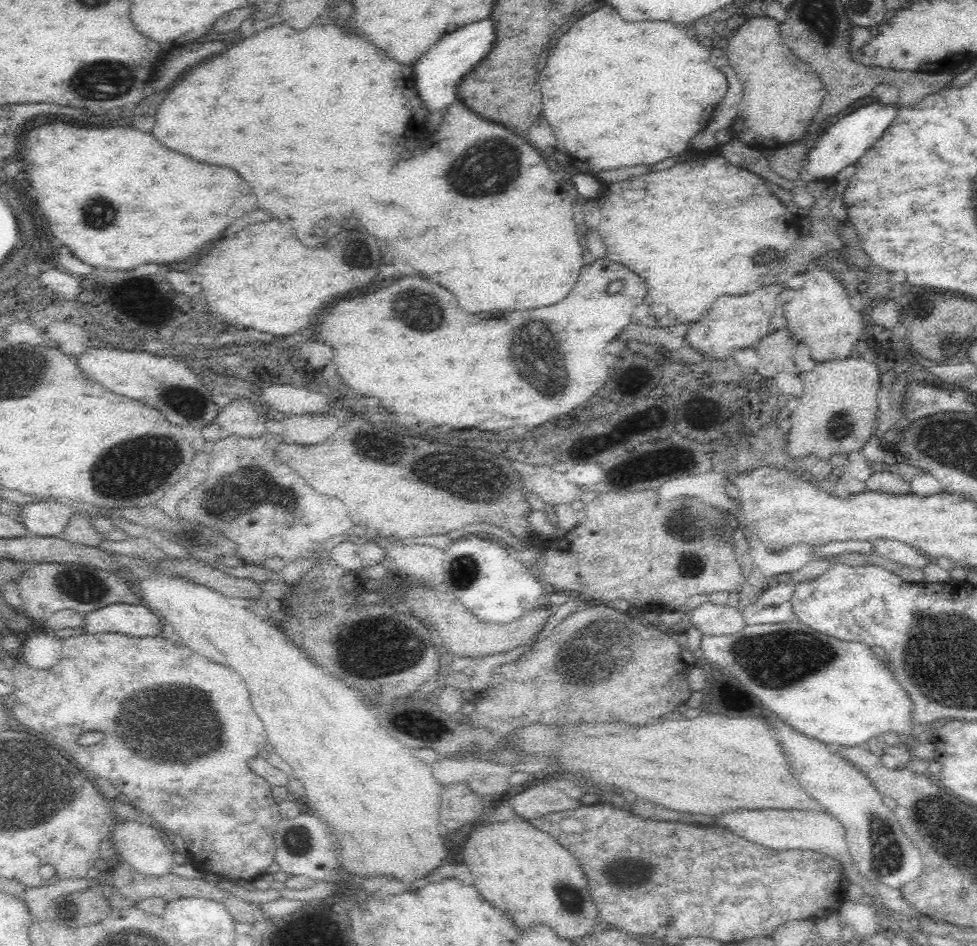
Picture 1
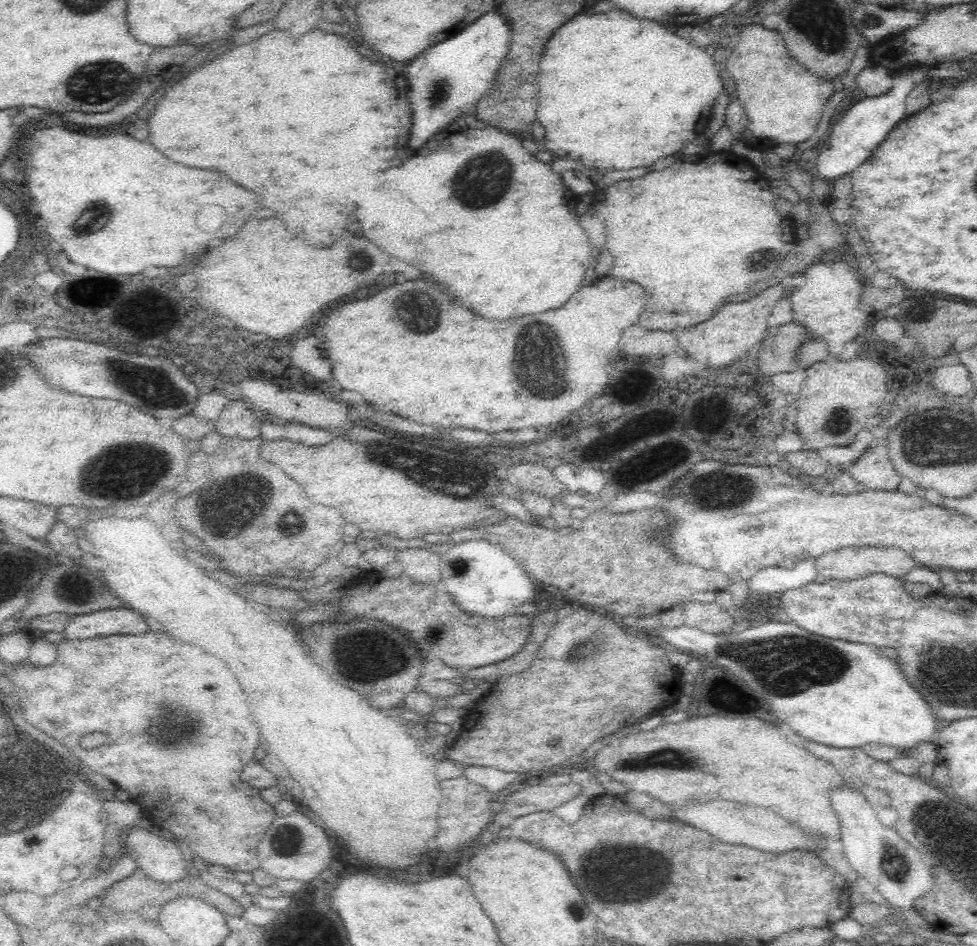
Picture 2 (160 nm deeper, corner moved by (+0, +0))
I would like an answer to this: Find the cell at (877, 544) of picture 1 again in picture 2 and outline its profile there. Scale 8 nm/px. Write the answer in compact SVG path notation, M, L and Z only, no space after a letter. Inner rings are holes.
M894 547L840 548L826 552L816 560L818 574L822 574L826 580L848 581L876 572L898 578L914 567L912 557Z

